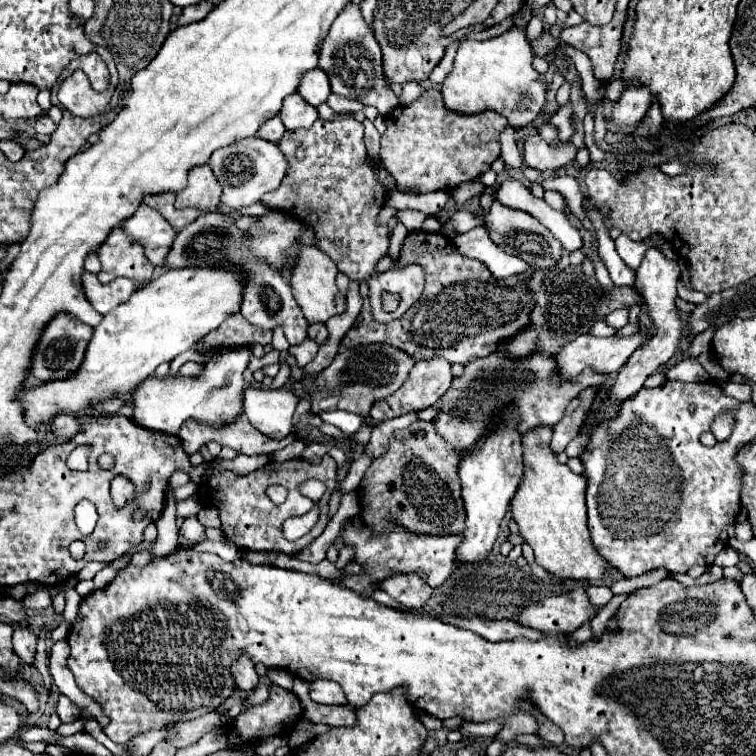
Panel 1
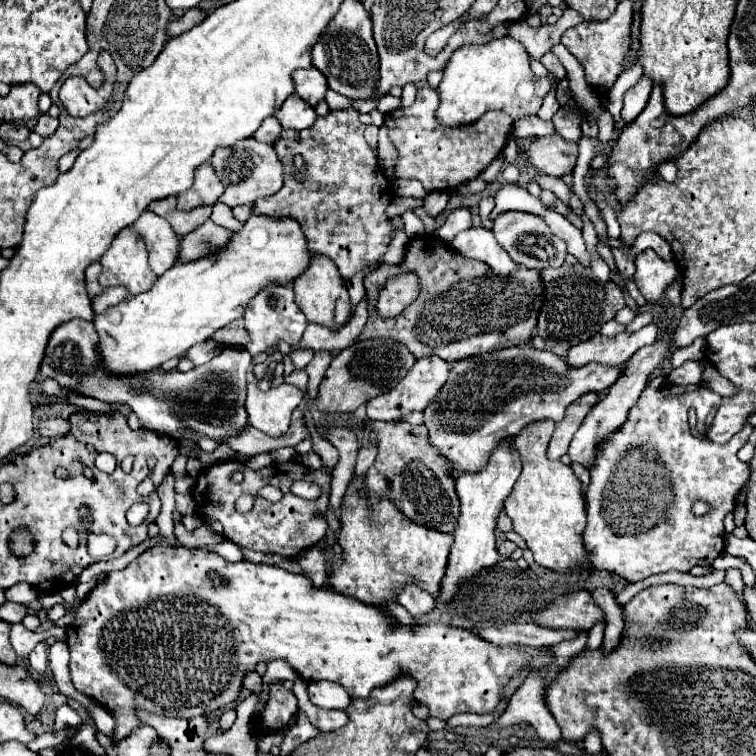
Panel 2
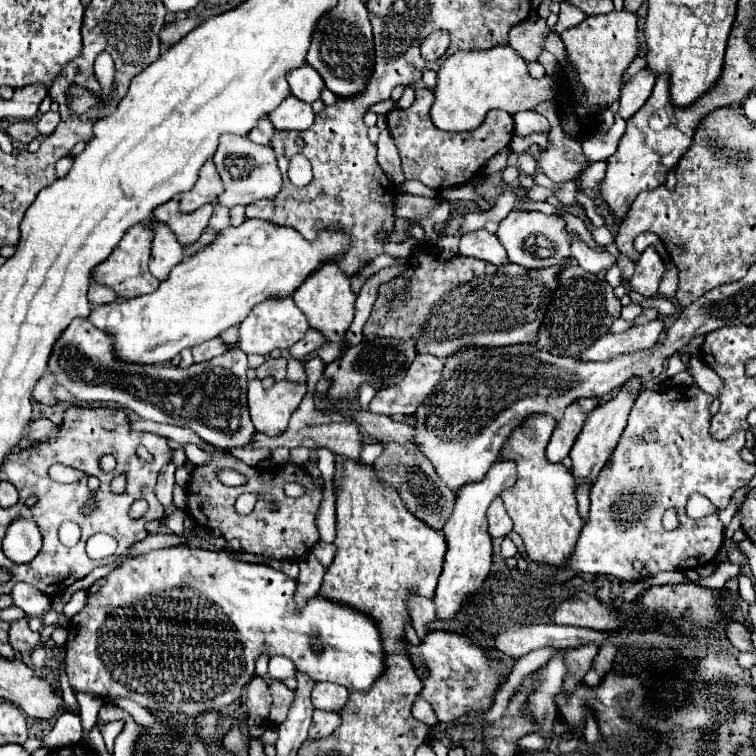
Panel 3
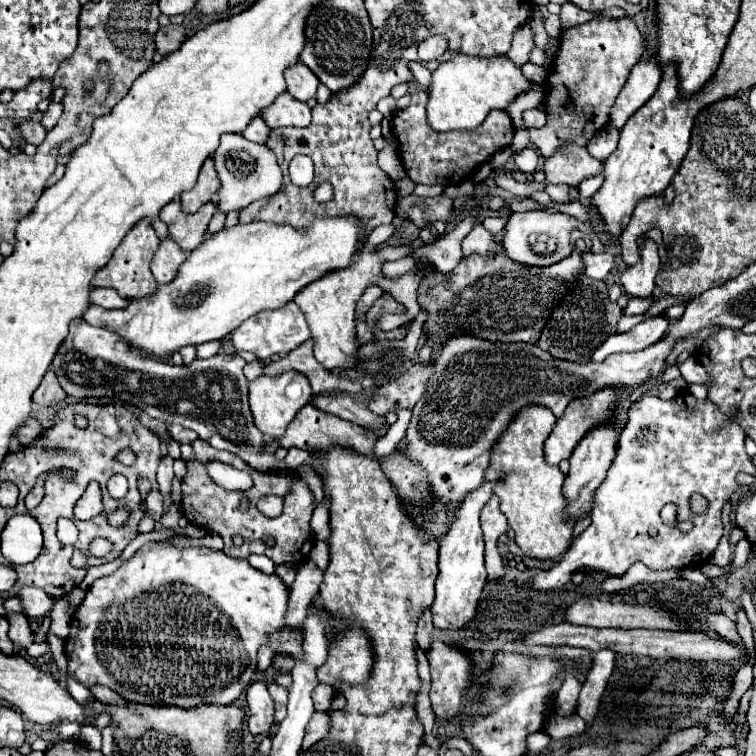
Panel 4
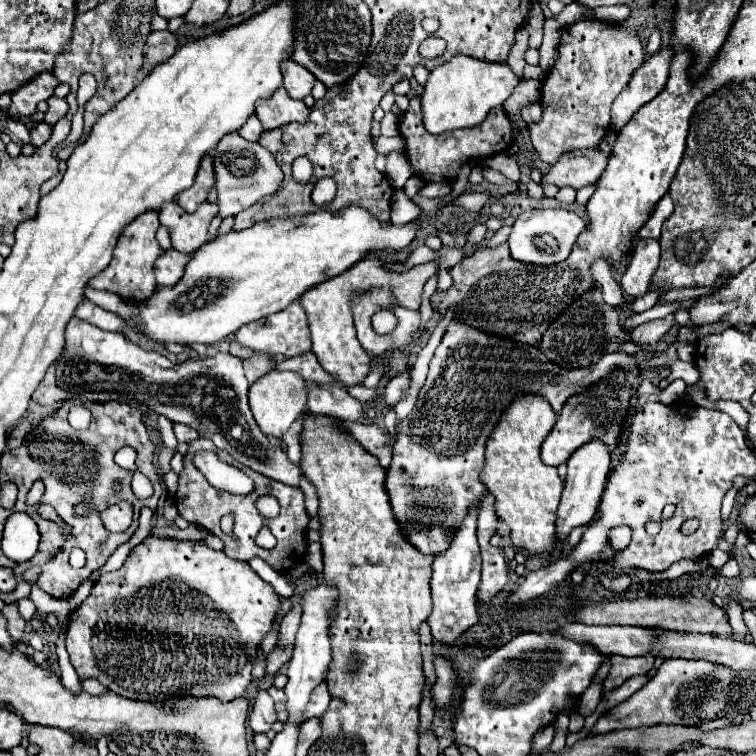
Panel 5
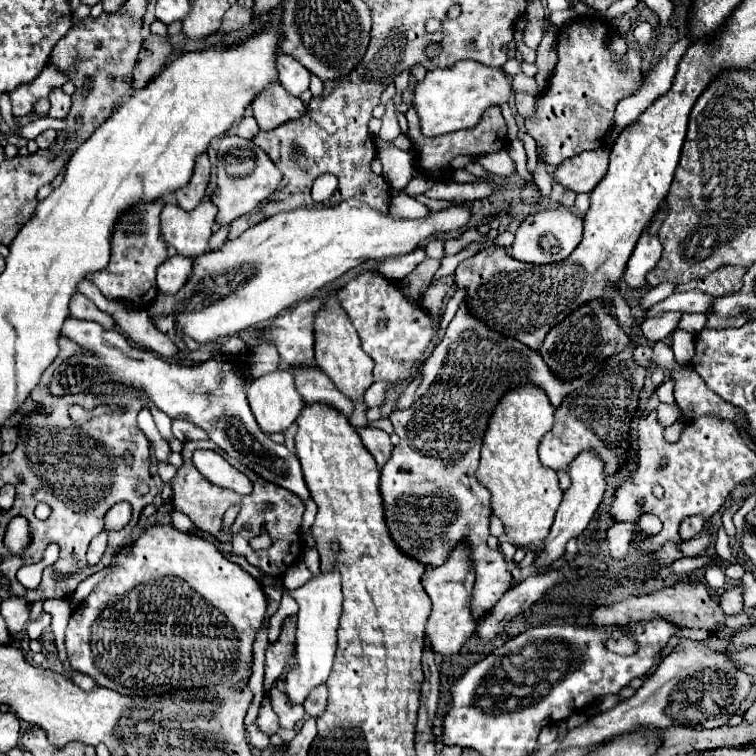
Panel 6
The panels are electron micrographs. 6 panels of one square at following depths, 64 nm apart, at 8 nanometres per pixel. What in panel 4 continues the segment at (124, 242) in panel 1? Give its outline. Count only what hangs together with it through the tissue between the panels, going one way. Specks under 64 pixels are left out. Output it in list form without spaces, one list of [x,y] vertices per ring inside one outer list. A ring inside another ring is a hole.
[[[142,218],[124,236],[124,240],[116,248],[112,260],[104,268],[100,268],[96,272],[96,276],[92,278],[92,286],[94,288],[102,288],[102,286],[114,288],[126,300],[142,298],[142,296],[148,296],[148,294],[156,292],[158,284],[156,284],[152,272],[150,272],[150,262],[152,262],[152,256],[154,256],[154,252],[156,252],[158,246],[160,246],[160,240],[158,240],[158,236],[156,236],[156,232],[152,228],[152,220],[150,218]]]

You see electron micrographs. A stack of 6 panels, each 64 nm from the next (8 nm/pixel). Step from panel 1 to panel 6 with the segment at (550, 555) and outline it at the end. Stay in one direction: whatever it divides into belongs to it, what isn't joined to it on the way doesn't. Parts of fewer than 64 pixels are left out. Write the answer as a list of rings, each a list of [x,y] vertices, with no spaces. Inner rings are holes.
[[[524,382],[512,386],[512,390],[500,398],[484,432],[476,480],[490,490],[492,514],[502,520],[506,536],[516,548],[536,546],[548,536],[556,508],[562,500],[556,472],[544,468],[538,460],[538,444],[552,428],[552,422],[554,408],[546,392],[536,384]]]

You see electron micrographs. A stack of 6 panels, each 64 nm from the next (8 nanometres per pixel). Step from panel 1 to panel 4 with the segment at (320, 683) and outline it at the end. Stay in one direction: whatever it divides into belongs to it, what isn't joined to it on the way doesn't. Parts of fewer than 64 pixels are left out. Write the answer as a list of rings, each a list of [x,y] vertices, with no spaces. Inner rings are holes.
[[[318,684],[318,688],[312,692],[314,710],[316,712],[328,712],[330,710],[330,702],[334,700],[334,696],[336,696],[336,692],[328,684]]]

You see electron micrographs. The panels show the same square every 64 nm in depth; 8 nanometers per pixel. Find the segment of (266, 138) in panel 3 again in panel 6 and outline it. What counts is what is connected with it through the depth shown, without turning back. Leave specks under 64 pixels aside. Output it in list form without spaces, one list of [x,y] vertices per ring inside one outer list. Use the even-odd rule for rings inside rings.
[[[246,114],[246,116],[240,120],[240,124],[236,126],[234,132],[236,132],[236,136],[240,136],[240,138],[252,140],[252,136],[256,136],[256,132],[258,132],[258,124],[256,124],[254,116],[252,116],[252,114]]]

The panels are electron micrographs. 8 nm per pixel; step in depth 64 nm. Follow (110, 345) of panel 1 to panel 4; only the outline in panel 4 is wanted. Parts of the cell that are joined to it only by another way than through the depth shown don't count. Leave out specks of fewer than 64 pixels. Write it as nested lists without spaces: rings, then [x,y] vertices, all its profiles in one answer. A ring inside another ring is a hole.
[[[352,214],[314,220],[306,230],[274,222],[224,228],[206,238],[196,252],[190,252],[170,284],[158,286],[150,296],[132,300],[126,310],[106,310],[90,304],[82,318],[92,326],[116,332],[138,352],[156,358],[166,358],[188,344],[222,340],[250,316],[280,308],[314,280],[348,268],[360,252],[360,228],[360,220]]]

